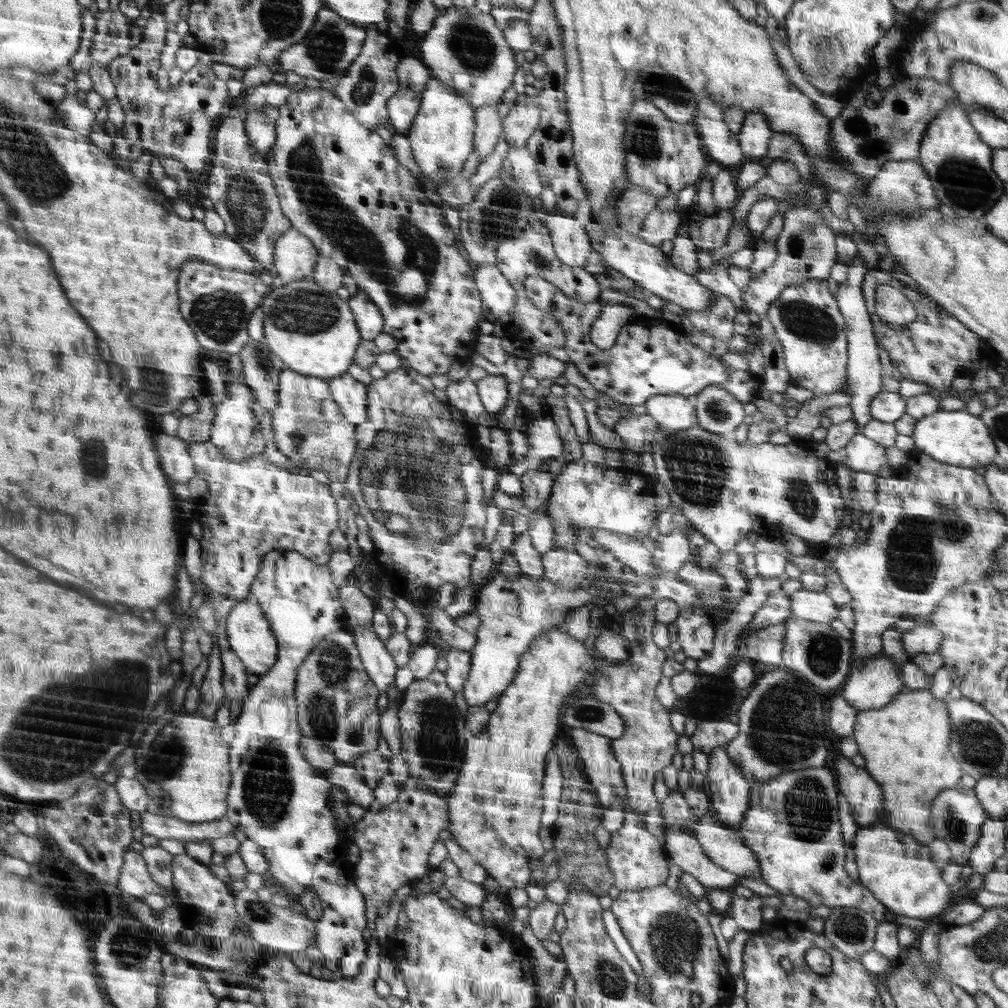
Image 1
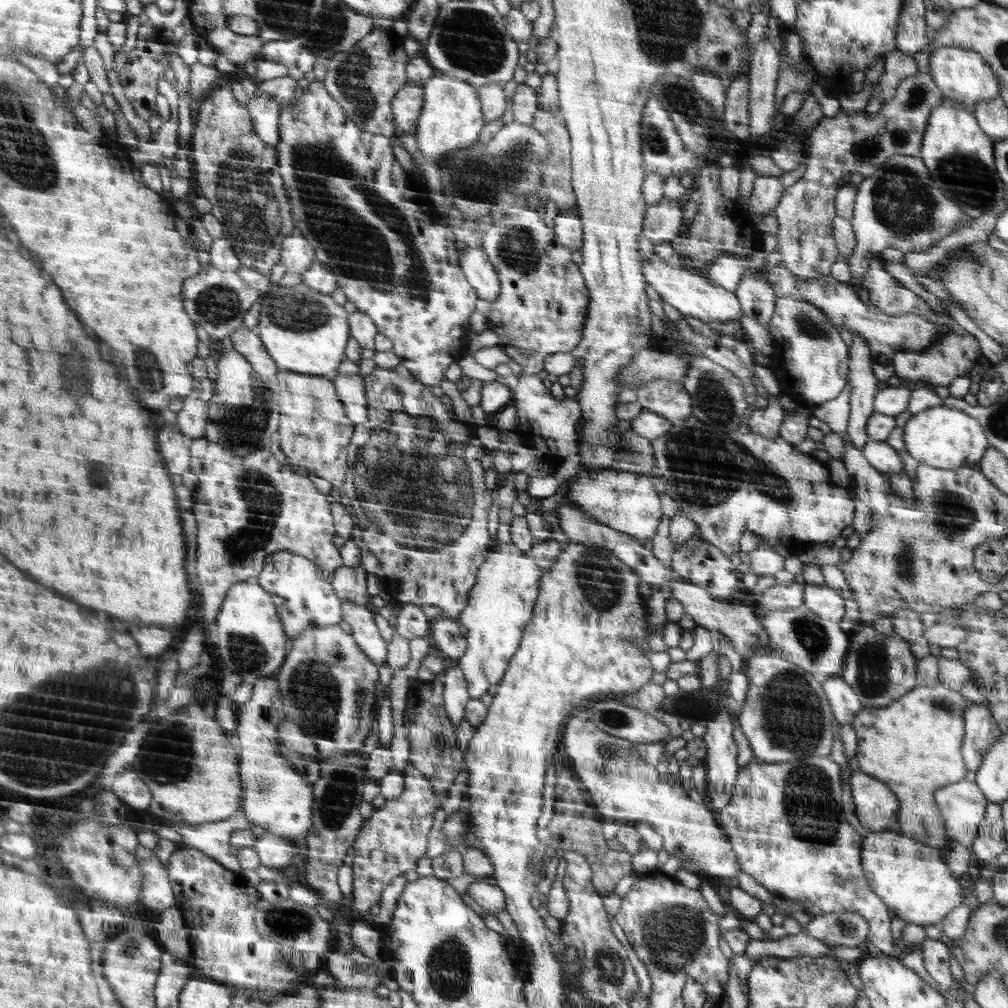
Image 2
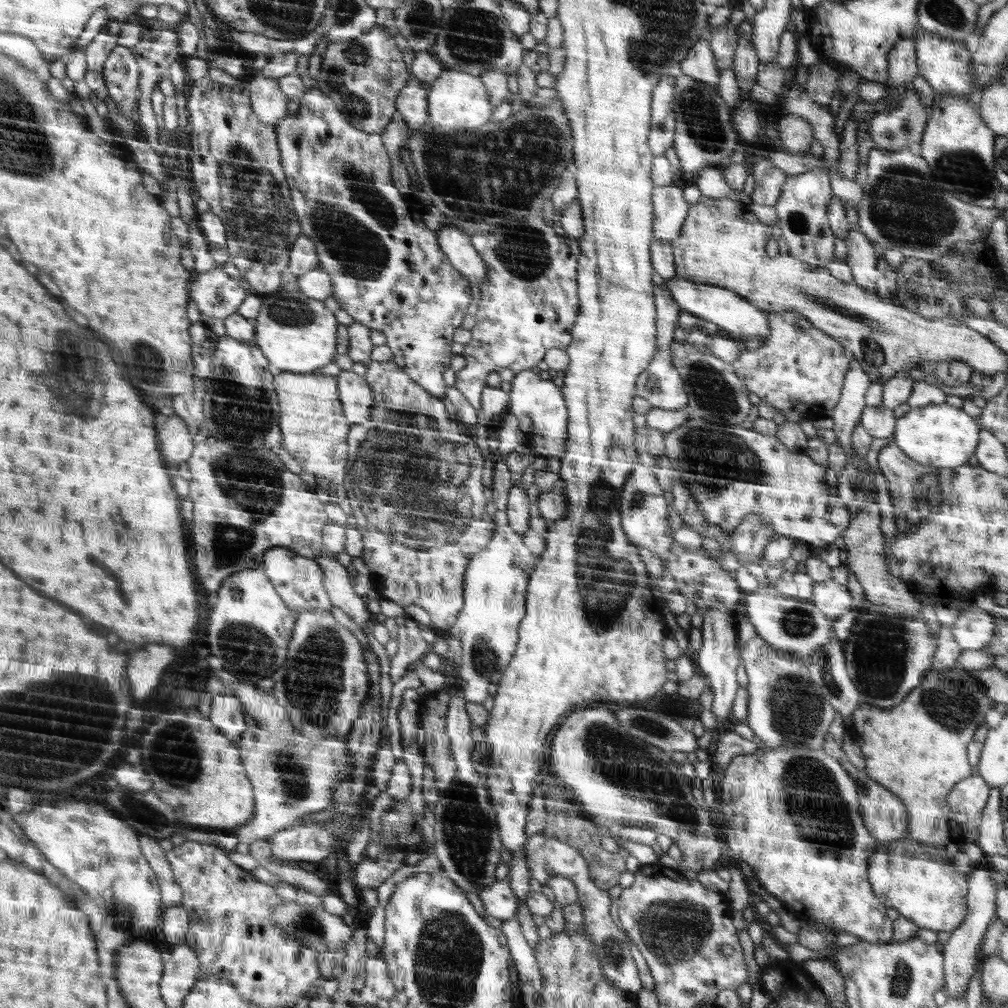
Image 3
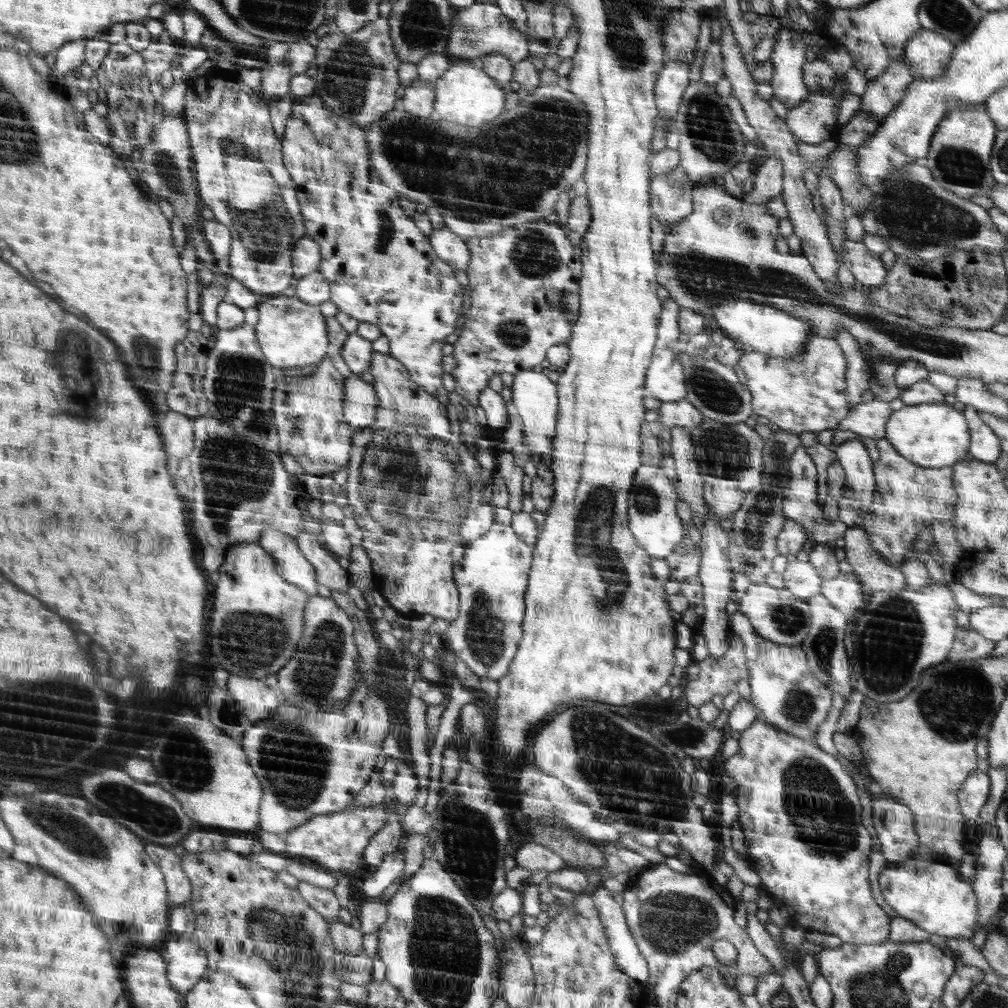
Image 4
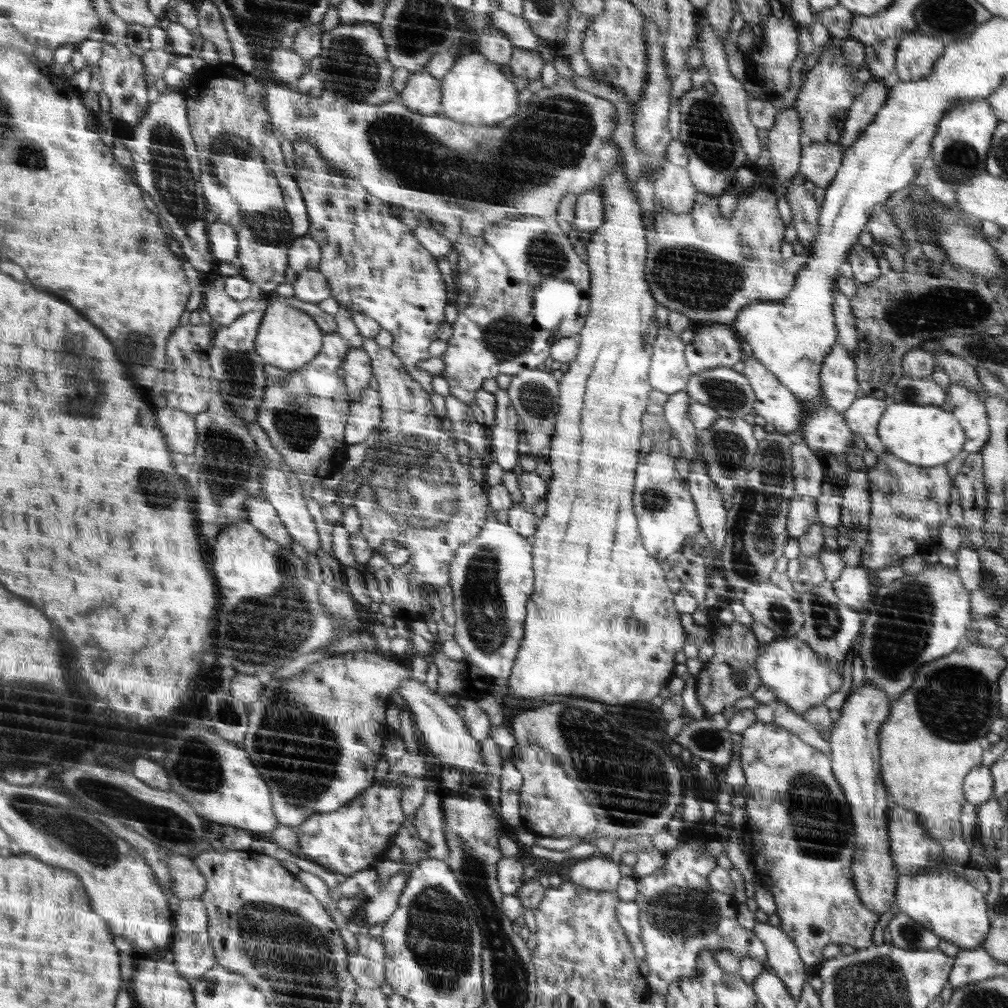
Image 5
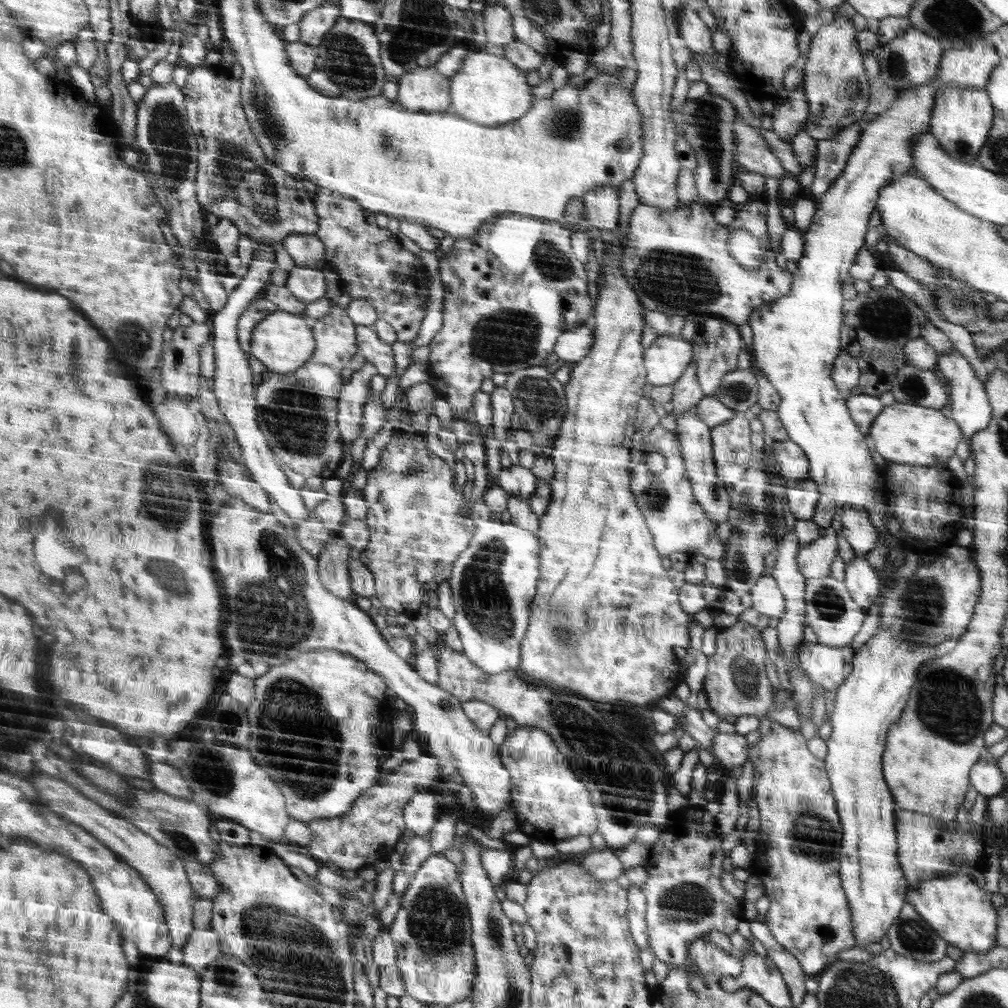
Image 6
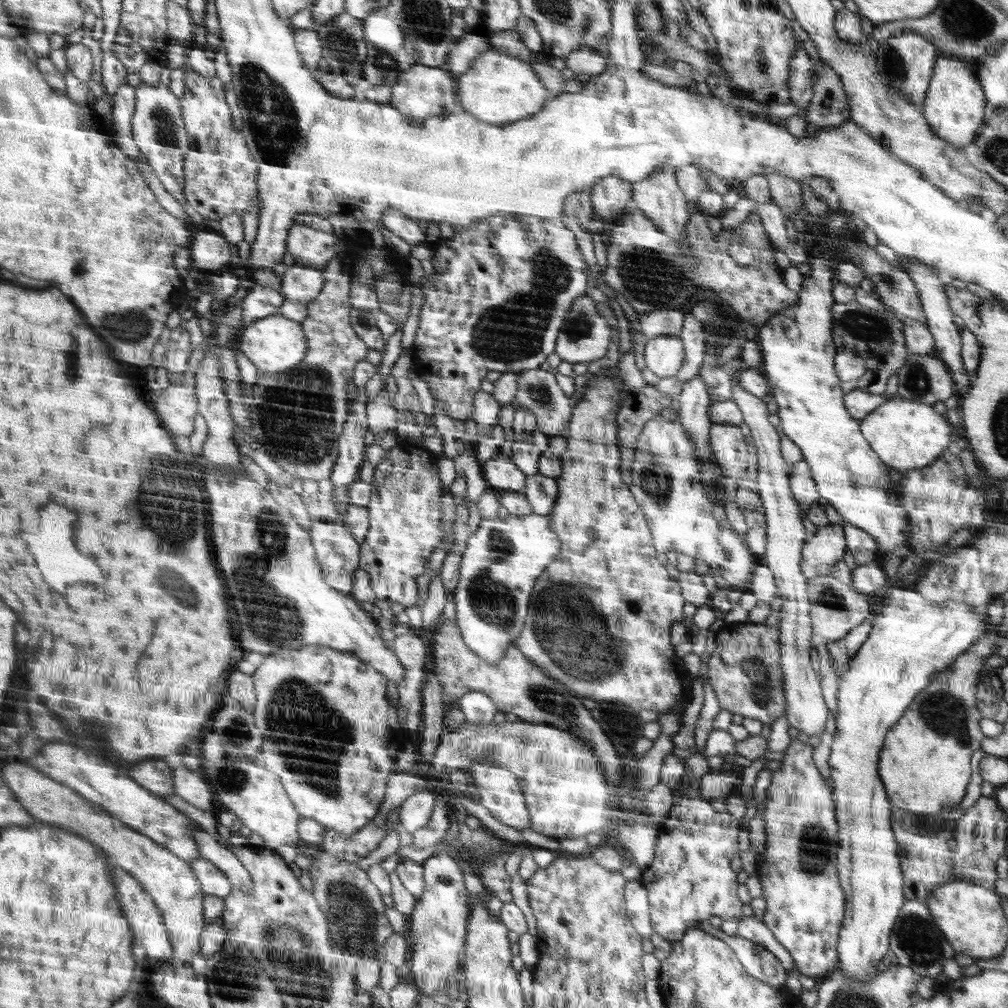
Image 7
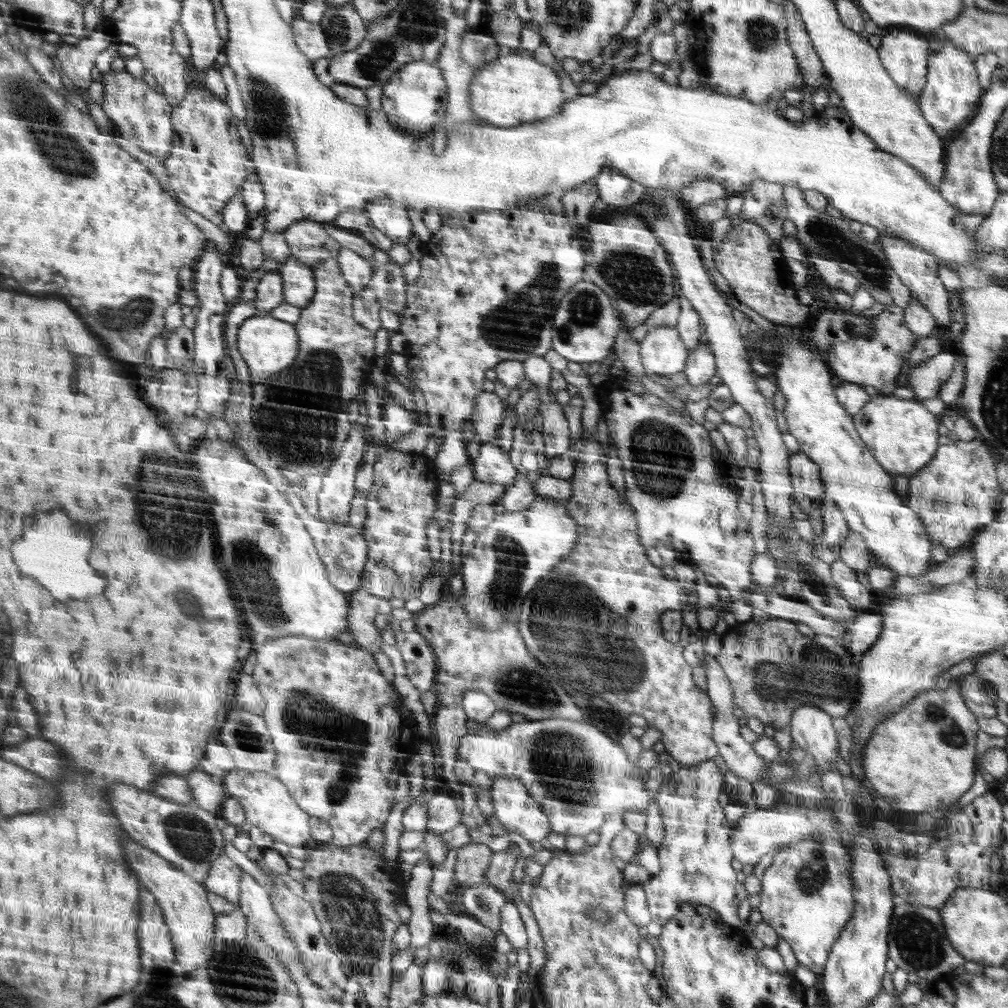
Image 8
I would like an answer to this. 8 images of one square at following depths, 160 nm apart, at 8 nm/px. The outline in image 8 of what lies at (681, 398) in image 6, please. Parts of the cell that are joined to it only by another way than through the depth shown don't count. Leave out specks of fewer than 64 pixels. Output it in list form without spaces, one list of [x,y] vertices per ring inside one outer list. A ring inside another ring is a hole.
[[[678,291],[680,314],[677,318],[675,328],[681,335],[683,343],[686,344],[688,351],[698,346],[698,343],[704,341],[702,332],[702,322],[700,322],[700,314],[693,307],[693,304]]]

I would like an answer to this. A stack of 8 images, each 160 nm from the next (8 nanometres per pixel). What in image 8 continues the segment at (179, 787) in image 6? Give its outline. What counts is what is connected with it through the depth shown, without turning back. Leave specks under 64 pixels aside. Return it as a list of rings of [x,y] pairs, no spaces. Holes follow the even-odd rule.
[[[203,770],[190,772],[187,776],[187,783],[191,788],[194,803],[201,809],[218,815],[226,796],[224,788],[217,785],[211,775]]]

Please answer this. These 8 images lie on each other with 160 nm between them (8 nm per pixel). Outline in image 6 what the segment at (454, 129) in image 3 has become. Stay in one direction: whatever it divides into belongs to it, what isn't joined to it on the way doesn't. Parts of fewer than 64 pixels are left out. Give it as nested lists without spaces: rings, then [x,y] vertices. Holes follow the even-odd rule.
[[[480,50],[480,52],[470,52],[464,59],[464,69],[460,69],[451,80],[451,104],[454,113],[466,120],[474,121],[476,124],[494,126],[512,123],[521,119],[530,110],[532,104],[532,88],[526,82],[526,74],[520,70],[512,61],[507,58],[498,58],[495,50]]]

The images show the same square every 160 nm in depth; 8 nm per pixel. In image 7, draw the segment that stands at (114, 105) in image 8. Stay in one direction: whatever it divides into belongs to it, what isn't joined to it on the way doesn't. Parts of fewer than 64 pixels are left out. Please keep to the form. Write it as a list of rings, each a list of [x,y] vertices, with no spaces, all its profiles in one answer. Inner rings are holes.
[[[163,84],[135,86],[135,114],[132,116],[132,136],[141,154],[148,160],[163,187],[176,201],[185,204],[184,153],[189,151],[190,138],[184,128],[180,99]]]

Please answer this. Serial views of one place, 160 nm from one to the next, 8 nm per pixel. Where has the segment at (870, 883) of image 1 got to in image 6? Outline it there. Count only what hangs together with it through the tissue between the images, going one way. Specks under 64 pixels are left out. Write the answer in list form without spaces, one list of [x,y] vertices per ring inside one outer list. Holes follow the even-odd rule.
[[[949,875],[948,877],[938,877],[932,880],[923,882],[921,886],[910,888],[908,896],[906,896],[906,903],[916,909],[920,916],[932,926],[938,933],[940,938],[943,938],[947,943],[957,946],[961,951],[986,953],[993,950],[994,944],[997,943],[996,936],[996,908],[992,906],[990,898],[991,894],[988,891],[984,892],[981,886],[974,884],[970,880],[970,875]]]

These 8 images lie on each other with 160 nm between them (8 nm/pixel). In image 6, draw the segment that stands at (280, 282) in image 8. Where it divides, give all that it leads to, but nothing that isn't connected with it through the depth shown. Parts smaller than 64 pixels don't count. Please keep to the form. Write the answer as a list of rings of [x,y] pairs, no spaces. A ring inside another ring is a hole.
[[[260,297],[253,300],[249,307],[241,314],[239,323],[237,324],[237,335],[239,343],[248,361],[248,356],[251,355],[250,347],[252,346],[253,330],[262,319],[265,319],[269,314],[278,310],[277,306],[266,297]]]

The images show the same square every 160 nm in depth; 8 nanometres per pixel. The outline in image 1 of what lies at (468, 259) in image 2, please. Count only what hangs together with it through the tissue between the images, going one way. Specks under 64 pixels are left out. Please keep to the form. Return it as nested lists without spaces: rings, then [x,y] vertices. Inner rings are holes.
[[[488,263],[477,265],[477,286],[487,310],[499,321],[503,321],[514,308],[516,295],[508,278],[496,267],[495,264]]]

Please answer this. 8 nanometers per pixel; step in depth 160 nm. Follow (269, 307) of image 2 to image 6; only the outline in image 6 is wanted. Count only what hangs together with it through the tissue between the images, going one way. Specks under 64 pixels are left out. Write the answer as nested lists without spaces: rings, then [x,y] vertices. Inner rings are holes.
[[[276,310],[254,327],[251,356],[260,360],[268,370],[280,374],[297,371],[304,366],[316,350],[311,321],[302,315]]]

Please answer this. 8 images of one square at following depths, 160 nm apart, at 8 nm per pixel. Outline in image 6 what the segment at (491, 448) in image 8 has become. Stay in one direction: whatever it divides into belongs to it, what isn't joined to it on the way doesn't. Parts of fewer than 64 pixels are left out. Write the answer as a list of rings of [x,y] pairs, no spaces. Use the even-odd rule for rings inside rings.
[[[512,465],[508,468],[501,467],[497,476],[497,485],[511,496],[528,501],[529,496],[532,496],[532,493],[536,490],[537,480],[537,476],[531,469]]]

